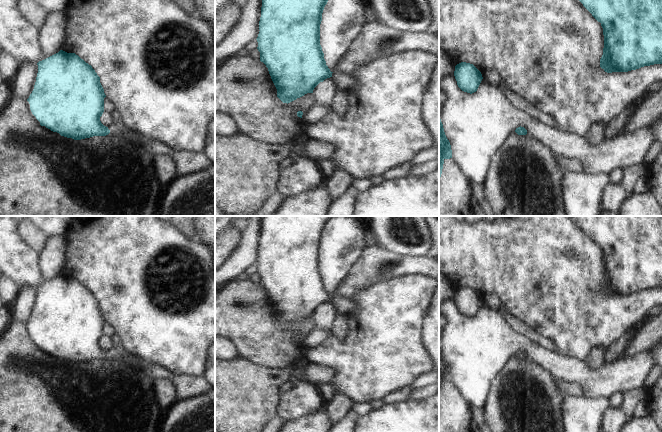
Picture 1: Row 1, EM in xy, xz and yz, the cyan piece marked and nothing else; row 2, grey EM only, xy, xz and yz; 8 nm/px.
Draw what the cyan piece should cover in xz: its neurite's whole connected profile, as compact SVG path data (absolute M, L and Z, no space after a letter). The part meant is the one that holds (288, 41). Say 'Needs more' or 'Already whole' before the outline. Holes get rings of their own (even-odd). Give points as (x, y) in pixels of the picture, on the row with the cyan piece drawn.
Needs more. M262 0L259 34L257 37L260 61L268 68L277 89L277 97L290 103L307 93L327 78L332 78L336 87L347 92L354 87L350 74L339 70L331 72L324 59L320 45L320 24L328 0Z

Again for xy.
Needs more. M60 50L58 53L37 63L38 73L34 89L27 101L30 110L41 126L45 126L61 136L81 140L93 136L127 137L131 141L139 141L150 154L171 155L174 151L158 140L146 139L144 136L129 130L122 121L111 126L104 126L100 117L104 112L104 89L91 65L75 53Z

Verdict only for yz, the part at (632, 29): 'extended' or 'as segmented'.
as segmented

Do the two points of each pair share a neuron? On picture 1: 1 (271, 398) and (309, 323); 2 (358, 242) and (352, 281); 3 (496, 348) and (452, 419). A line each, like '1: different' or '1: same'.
1: different
2: different
3: different

